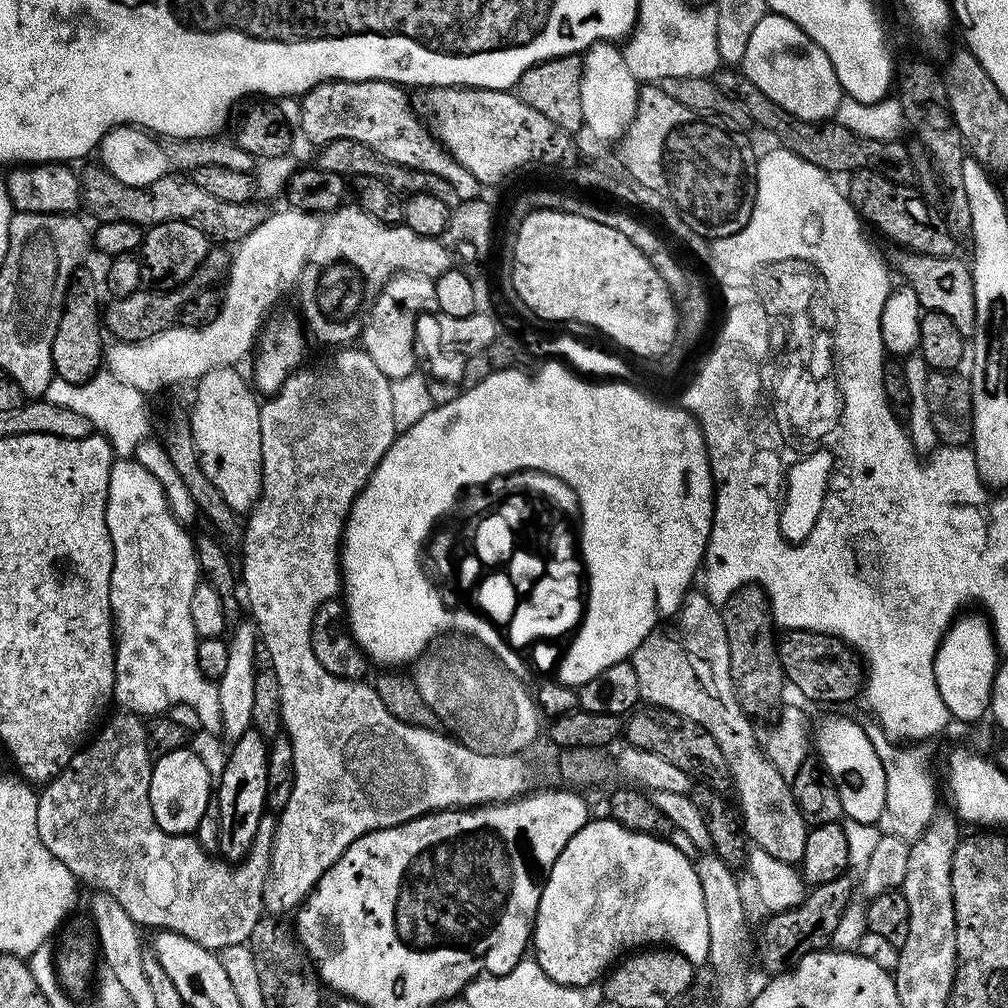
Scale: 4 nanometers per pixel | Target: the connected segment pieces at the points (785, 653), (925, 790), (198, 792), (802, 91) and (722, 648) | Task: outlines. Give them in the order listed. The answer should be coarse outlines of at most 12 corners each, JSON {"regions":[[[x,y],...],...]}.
{"regions":[[[788,630],[785,681],[808,700],[844,704],[862,692],[854,648],[824,632]],[[863,730],[886,773],[883,831],[915,842],[936,817],[924,744]],[[188,746],[157,755],[150,806],[164,832],[195,833],[214,776]],[[769,14],[746,42],[751,87],[828,122],[842,91],[830,58]],[[689,590],[632,652],[640,700],[718,742],[742,831],[799,865],[810,827],[736,701],[721,609]]]}

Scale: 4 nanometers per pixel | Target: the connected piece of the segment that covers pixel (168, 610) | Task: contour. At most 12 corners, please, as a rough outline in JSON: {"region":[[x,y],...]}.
{"region":[[135,458],[112,461],[112,700],[141,718],[192,706],[193,533]]}

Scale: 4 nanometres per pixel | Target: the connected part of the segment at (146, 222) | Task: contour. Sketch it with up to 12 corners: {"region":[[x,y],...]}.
{"region":[[106,170],[83,177],[101,224],[185,220],[236,244],[255,205],[219,200],[191,178],[135,188]]}

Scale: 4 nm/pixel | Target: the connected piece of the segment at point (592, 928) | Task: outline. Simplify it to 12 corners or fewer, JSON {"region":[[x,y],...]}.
{"region":[[589,819],[540,889],[534,959],[594,983],[629,950],[709,963],[695,863]]}

